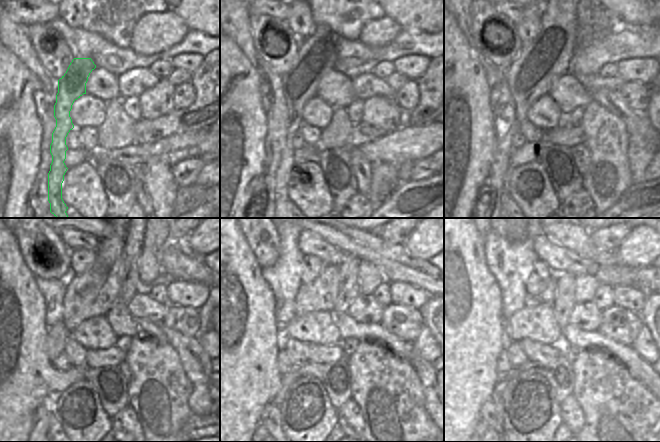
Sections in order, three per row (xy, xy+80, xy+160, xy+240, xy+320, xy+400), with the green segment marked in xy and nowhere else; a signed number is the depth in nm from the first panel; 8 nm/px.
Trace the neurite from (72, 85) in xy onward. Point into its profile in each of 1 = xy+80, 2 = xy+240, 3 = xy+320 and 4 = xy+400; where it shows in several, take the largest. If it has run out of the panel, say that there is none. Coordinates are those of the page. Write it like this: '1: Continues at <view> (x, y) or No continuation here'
1: Continues at xy+80 (317, 54)
2: Continues at xy+240 (93, 293)
3: Continues at xy+320 (320, 295)
4: Continues at xy+400 (549, 294)

